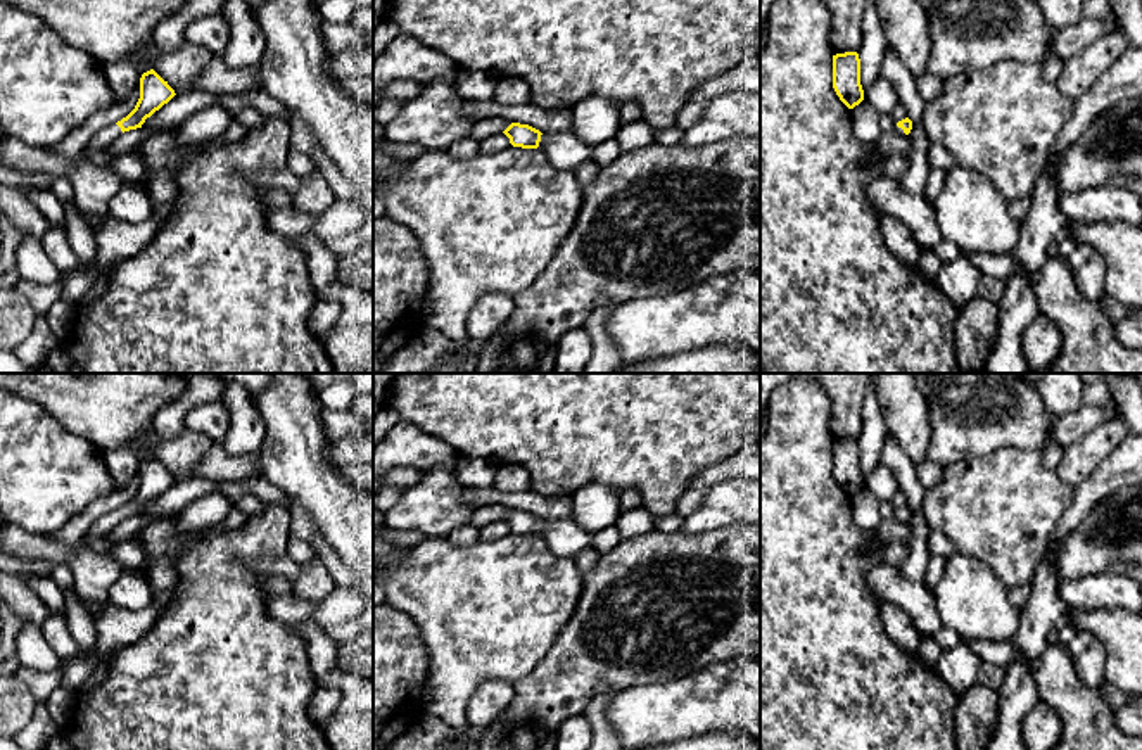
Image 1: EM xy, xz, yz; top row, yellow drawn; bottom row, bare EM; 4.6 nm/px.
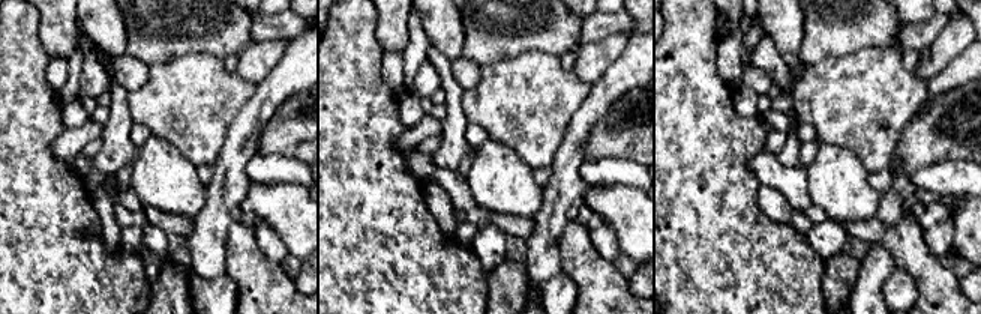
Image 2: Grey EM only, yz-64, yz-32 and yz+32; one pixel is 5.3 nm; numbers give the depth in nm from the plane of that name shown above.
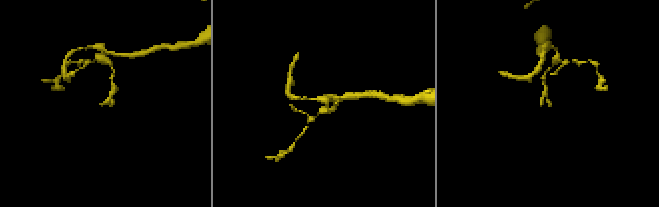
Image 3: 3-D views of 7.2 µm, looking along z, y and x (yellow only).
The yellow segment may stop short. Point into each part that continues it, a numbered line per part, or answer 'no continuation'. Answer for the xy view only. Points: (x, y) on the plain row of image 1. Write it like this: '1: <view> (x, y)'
1: xy (106, 522)

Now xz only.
no continuation

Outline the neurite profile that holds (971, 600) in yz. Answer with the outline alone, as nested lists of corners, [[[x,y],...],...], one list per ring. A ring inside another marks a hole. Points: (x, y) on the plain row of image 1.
[[[954,551],[933,593],[942,626],[954,629],[962,641],[1011,641],[1019,627],[1019,610],[1011,603],[1009,588],[978,558]]]

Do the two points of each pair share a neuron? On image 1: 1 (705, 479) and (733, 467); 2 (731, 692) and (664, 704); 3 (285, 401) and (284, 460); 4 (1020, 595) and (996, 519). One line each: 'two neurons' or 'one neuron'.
1: one neuron
2: one neuron
3: one neuron
4: two neurons

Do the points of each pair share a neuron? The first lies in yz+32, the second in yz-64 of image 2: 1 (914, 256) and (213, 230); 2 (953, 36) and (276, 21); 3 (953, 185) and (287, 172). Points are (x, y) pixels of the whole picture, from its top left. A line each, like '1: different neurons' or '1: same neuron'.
1: different neurons
2: different neurons
3: same neuron

